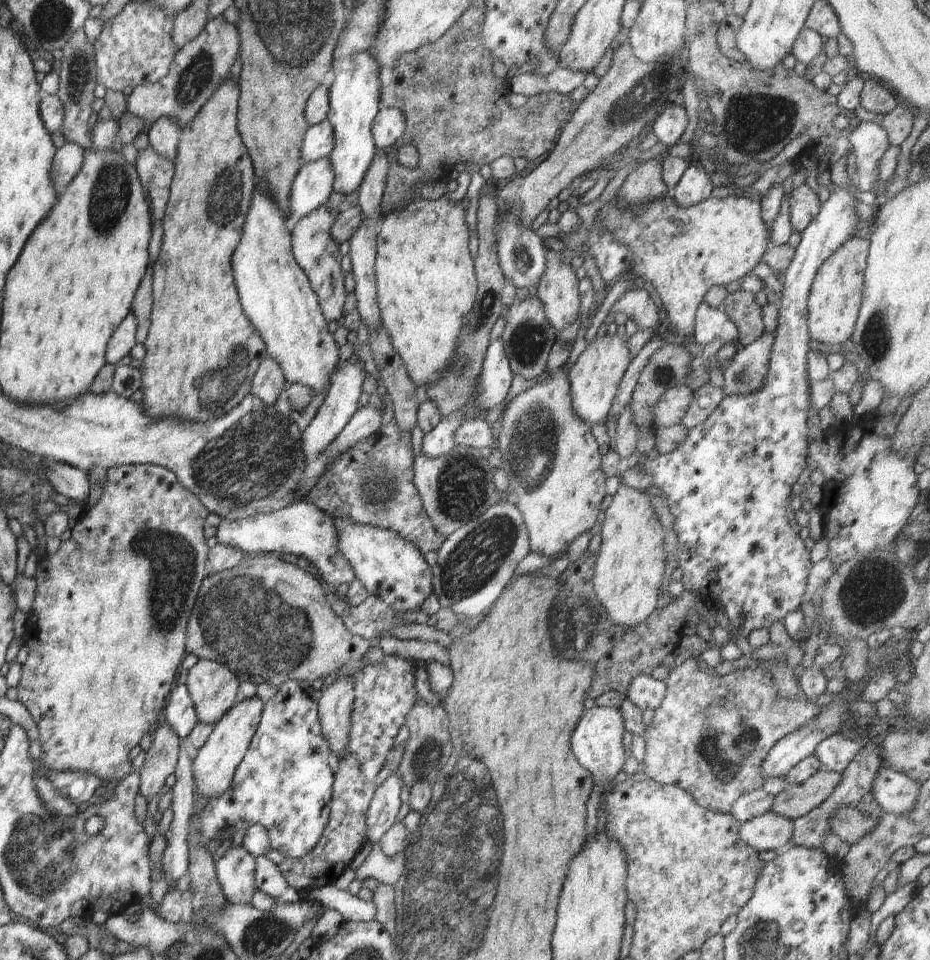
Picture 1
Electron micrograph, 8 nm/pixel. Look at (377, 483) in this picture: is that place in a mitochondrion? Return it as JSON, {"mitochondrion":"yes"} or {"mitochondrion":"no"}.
{"mitochondrion":"yes"}

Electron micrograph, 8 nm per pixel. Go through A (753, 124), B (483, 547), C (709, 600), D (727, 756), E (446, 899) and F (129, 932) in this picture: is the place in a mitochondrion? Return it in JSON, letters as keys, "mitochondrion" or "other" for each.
{"A":"mitochondrion","B":"mitochondrion","C":"other","D":"mitochondrion","E":"mitochondrion","F":"other"}

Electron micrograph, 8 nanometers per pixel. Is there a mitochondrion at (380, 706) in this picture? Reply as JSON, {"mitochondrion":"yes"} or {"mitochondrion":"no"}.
{"mitochondrion":"no"}

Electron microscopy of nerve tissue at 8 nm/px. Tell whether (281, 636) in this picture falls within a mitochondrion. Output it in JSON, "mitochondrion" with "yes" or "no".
{"mitochondrion":"yes"}

